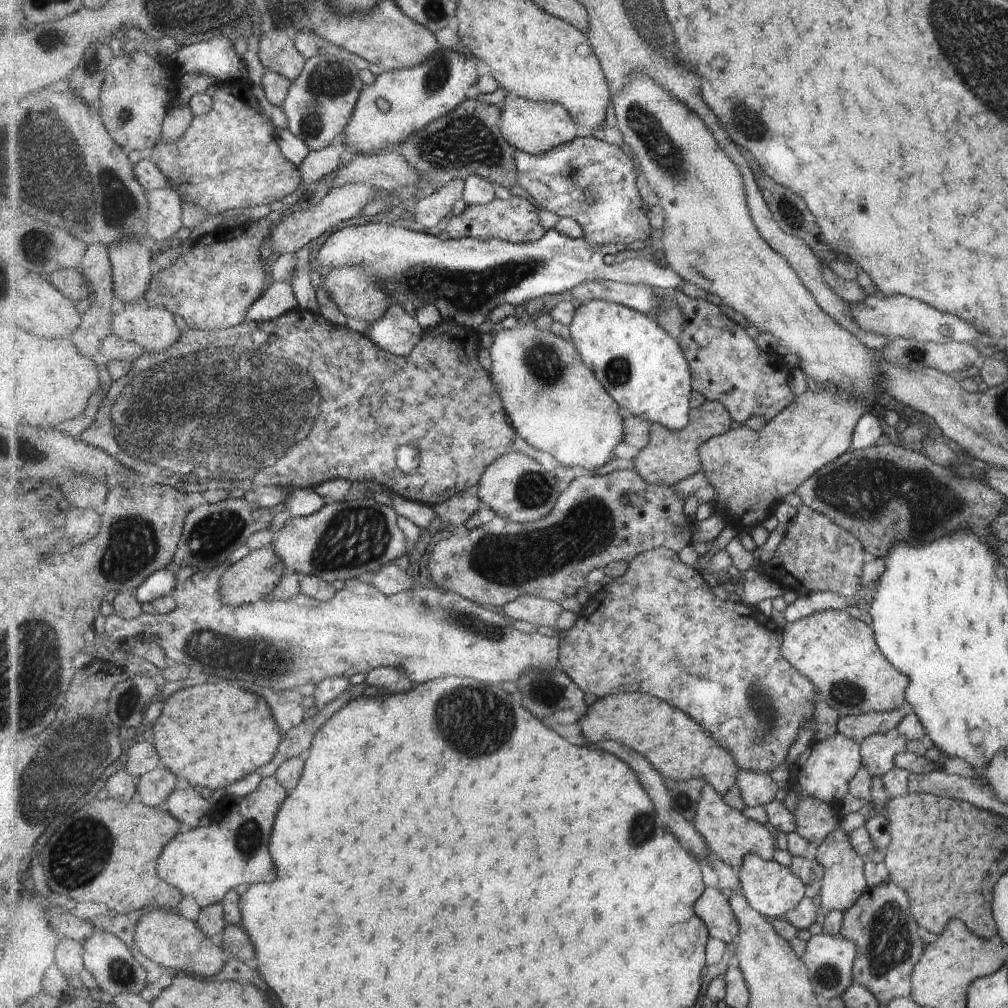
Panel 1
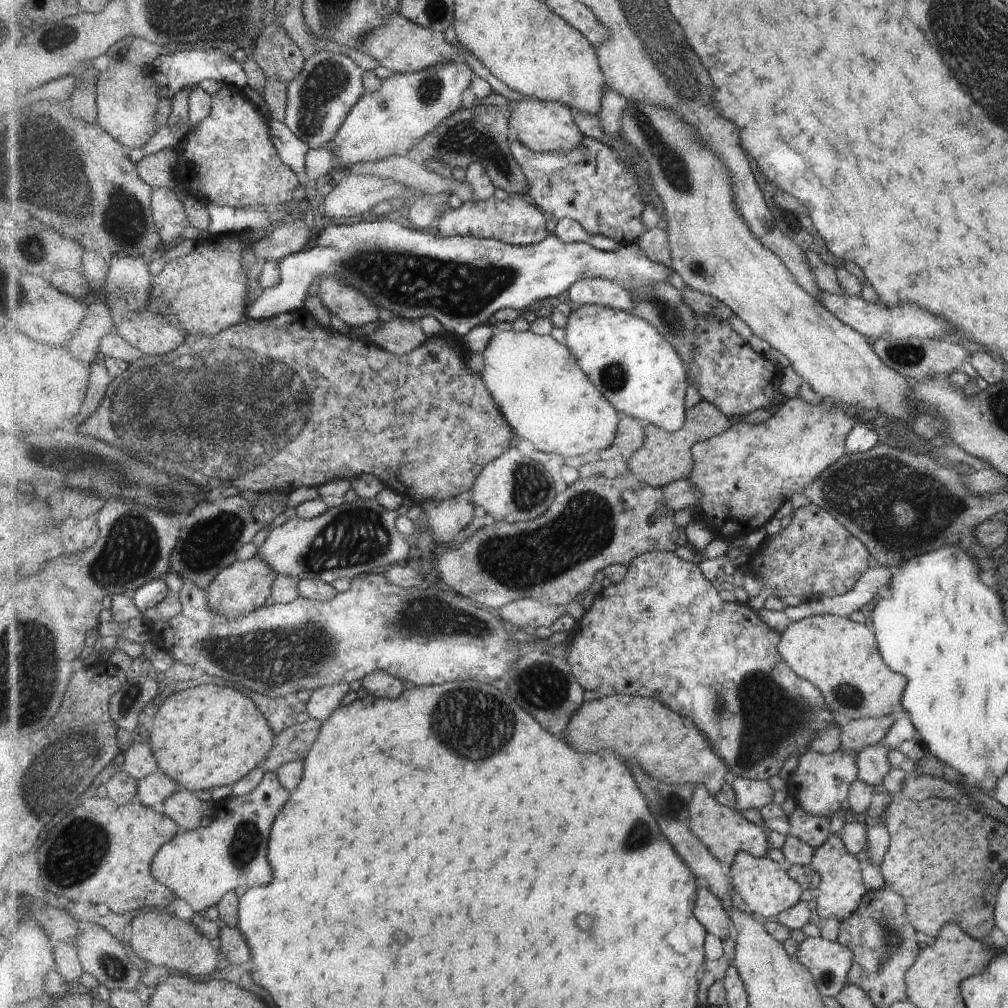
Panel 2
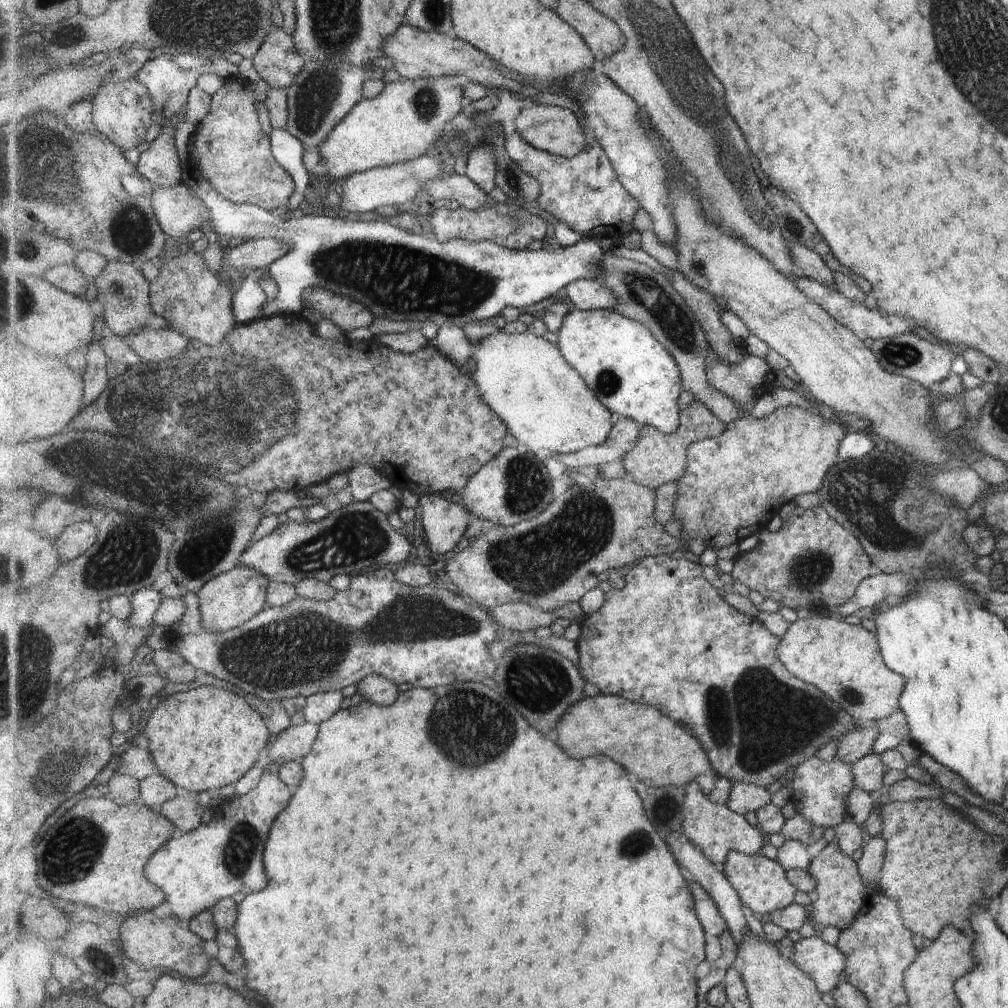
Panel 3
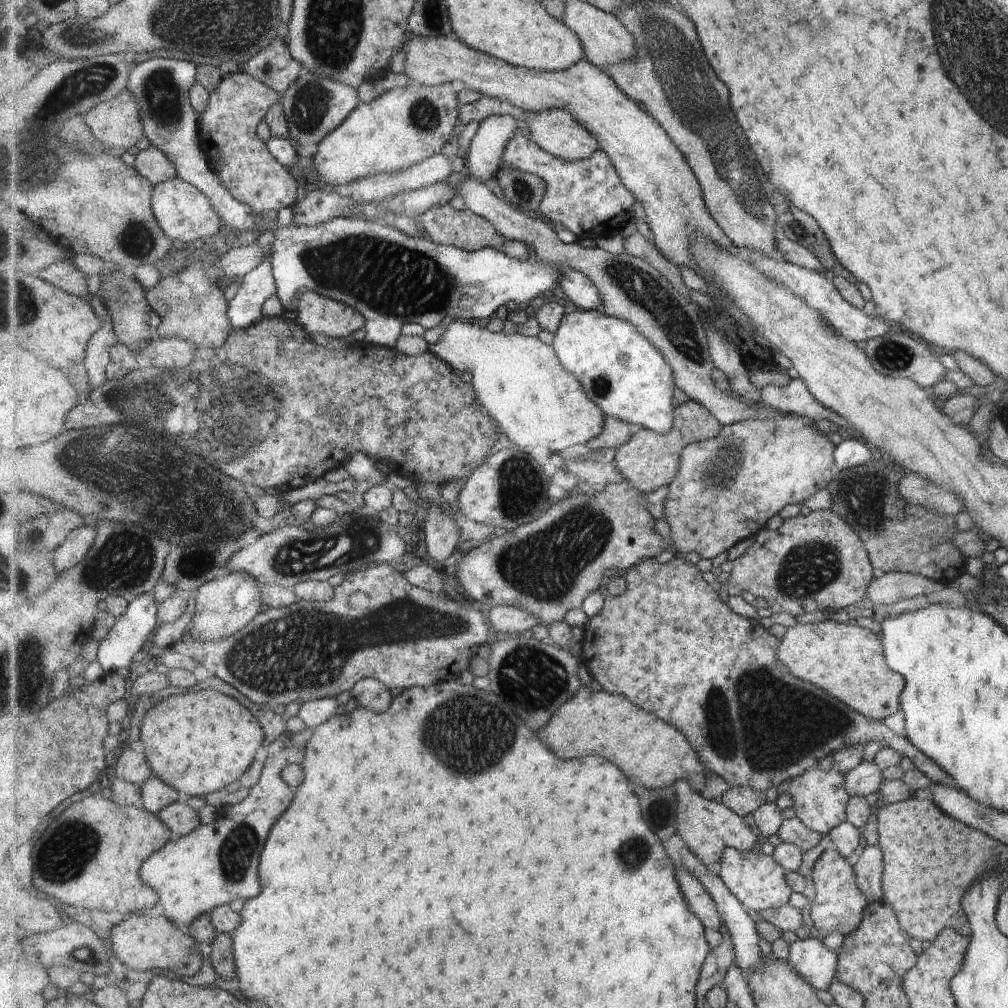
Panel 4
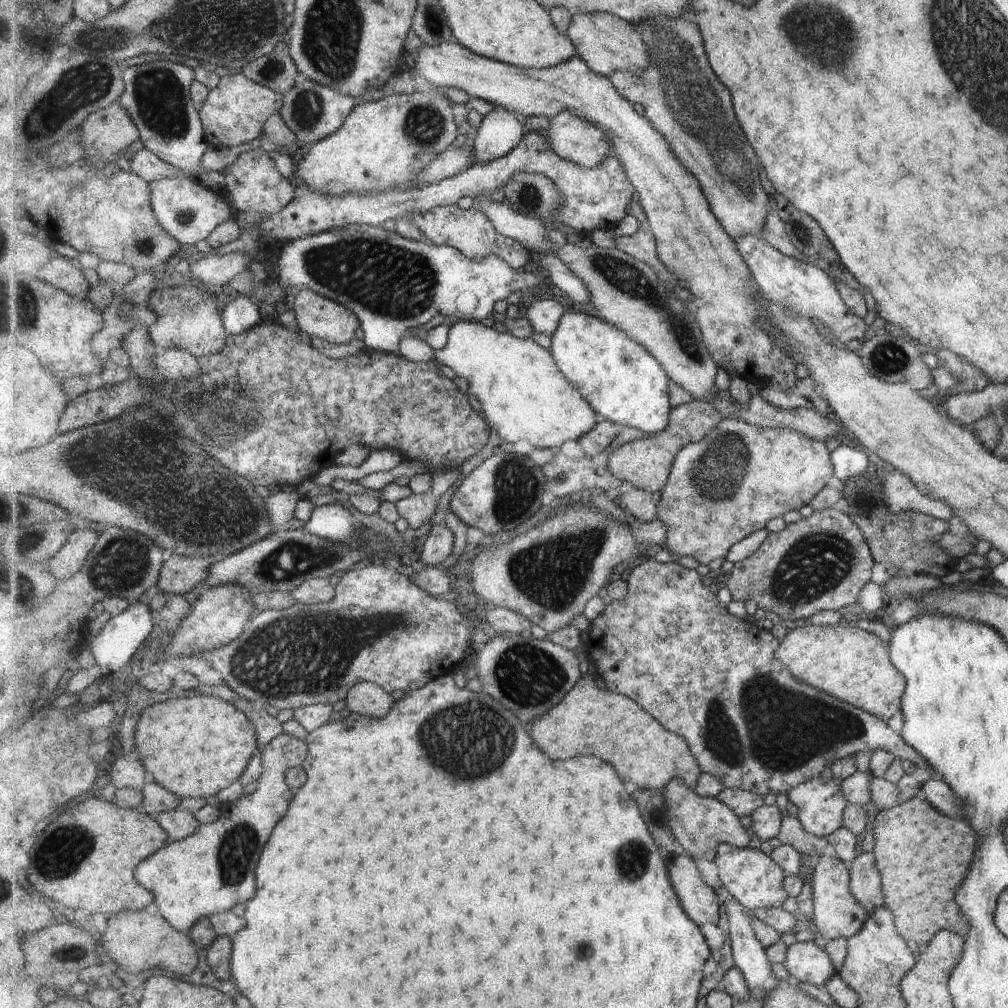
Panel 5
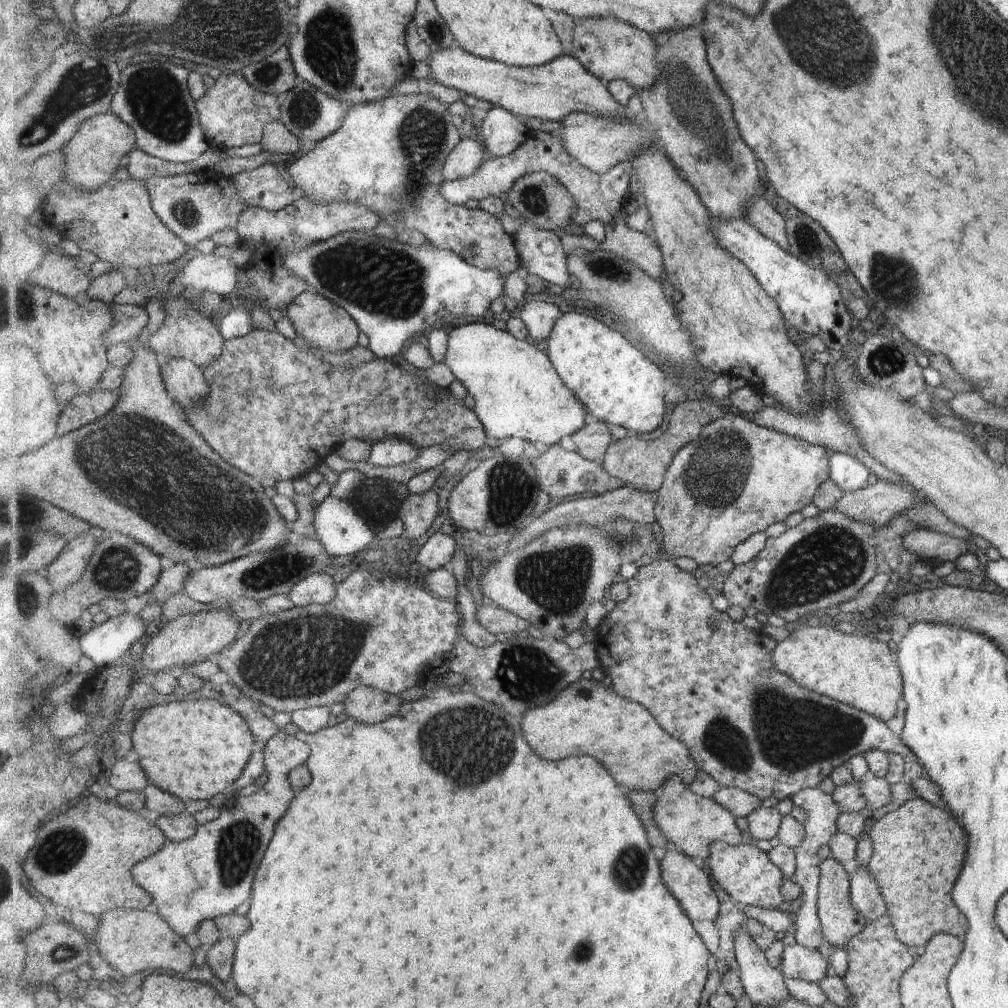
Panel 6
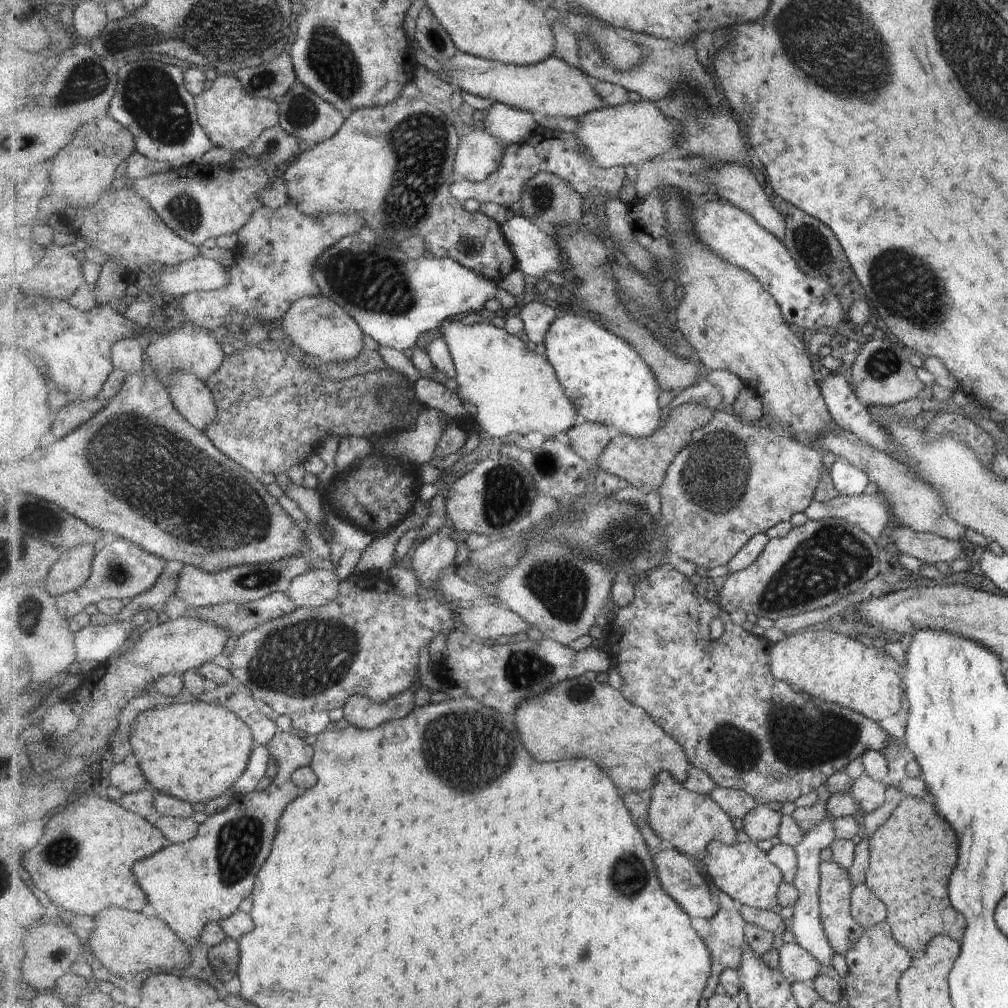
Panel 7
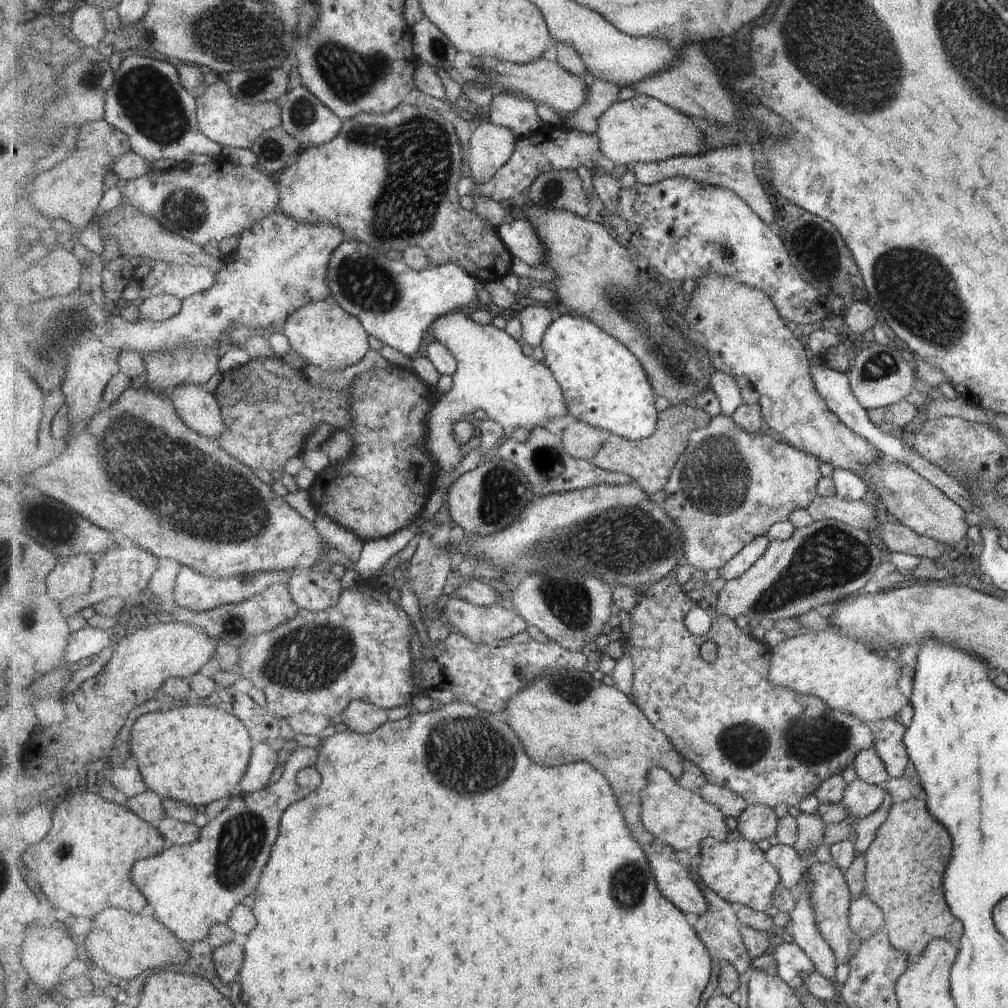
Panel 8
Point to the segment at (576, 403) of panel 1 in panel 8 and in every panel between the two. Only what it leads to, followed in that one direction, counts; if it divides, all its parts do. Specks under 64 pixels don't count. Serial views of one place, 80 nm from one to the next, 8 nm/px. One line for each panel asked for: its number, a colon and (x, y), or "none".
2: (547, 398)
3: (545, 402)
4: (521, 381)
5: (523, 394)
6: (517, 390)
7: (514, 390)
8: (514, 390)

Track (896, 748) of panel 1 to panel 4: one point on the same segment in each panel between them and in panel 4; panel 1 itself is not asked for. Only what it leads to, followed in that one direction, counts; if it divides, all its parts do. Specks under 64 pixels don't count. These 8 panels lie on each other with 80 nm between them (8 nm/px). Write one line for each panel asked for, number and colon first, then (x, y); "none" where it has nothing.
2: (871, 763)
3: (867, 772)
4: (864, 778)

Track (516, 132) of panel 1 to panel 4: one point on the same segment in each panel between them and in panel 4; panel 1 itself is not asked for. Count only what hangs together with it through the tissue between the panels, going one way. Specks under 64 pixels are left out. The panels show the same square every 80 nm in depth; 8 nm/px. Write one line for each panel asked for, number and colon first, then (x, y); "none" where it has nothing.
2: (549, 126)
3: (555, 129)
4: (557, 131)

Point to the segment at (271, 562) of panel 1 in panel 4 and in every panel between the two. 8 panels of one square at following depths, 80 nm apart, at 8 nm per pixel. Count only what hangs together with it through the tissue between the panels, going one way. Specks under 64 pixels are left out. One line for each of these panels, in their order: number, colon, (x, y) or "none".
2: (245, 586)
3: (228, 601)
4: (224, 606)

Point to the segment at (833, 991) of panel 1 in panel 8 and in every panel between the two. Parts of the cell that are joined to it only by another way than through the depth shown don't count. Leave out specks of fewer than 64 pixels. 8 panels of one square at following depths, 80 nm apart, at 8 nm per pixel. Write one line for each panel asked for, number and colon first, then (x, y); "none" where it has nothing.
2: (828, 962)
3: (823, 963)
4: (816, 964)
5: (808, 962)
6: (799, 962)
7: (797, 965)
8: (794, 966)

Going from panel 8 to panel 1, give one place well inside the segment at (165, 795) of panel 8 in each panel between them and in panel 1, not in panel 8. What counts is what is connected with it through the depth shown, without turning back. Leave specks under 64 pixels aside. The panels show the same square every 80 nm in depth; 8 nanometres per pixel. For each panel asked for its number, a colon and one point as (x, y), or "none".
1: (212, 735)
2: (209, 736)
3: (205, 738)
4: (195, 759)
5: (205, 744)
6: (195, 749)
7: (177, 760)

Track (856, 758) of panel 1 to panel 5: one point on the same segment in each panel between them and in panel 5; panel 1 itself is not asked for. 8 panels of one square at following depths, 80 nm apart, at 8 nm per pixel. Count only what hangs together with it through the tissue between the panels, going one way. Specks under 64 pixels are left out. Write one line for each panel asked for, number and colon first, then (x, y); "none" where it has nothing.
2: (821, 781)
3: (820, 788)
4: (819, 797)
5: (820, 805)

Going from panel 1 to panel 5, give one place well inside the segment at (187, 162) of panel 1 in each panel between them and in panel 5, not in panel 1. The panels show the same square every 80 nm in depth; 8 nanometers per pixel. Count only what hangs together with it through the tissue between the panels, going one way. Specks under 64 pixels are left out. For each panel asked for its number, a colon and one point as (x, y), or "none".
2: (230, 159)
3: (232, 151)
4: (240, 103)
5: (236, 111)

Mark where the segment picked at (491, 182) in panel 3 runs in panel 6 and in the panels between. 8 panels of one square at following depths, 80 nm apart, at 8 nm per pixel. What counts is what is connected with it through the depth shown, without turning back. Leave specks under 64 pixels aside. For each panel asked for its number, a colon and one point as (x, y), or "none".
4: (486, 150)
5: (500, 132)
6: (502, 132)

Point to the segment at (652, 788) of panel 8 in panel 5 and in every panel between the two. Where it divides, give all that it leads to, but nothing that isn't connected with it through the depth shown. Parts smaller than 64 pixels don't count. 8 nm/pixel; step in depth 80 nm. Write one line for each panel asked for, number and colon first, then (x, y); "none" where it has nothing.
5: (700, 824)
6: (694, 822)
7: (688, 820)

